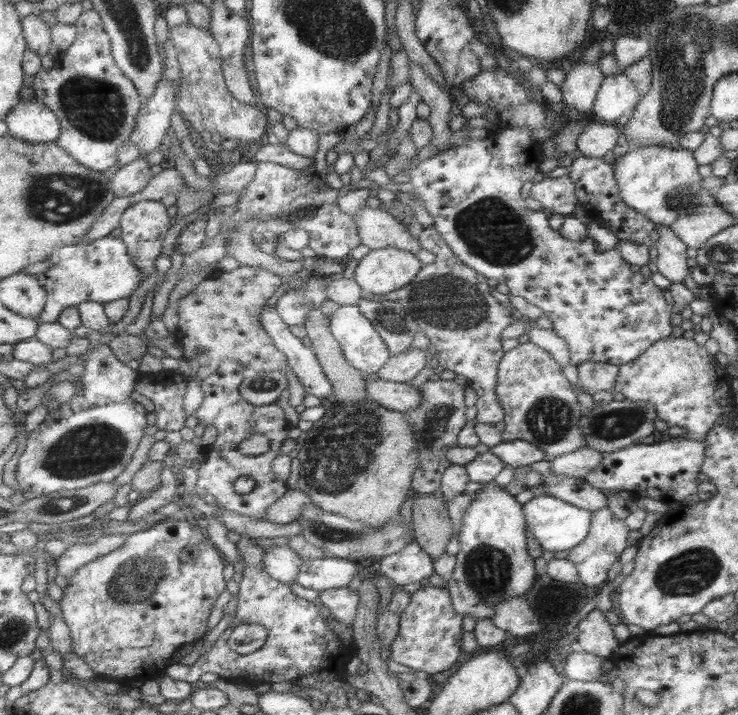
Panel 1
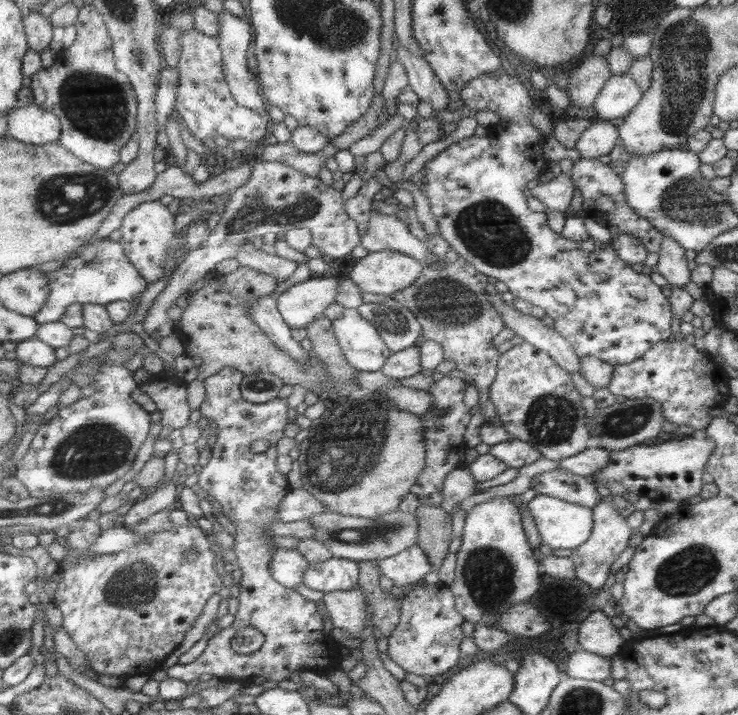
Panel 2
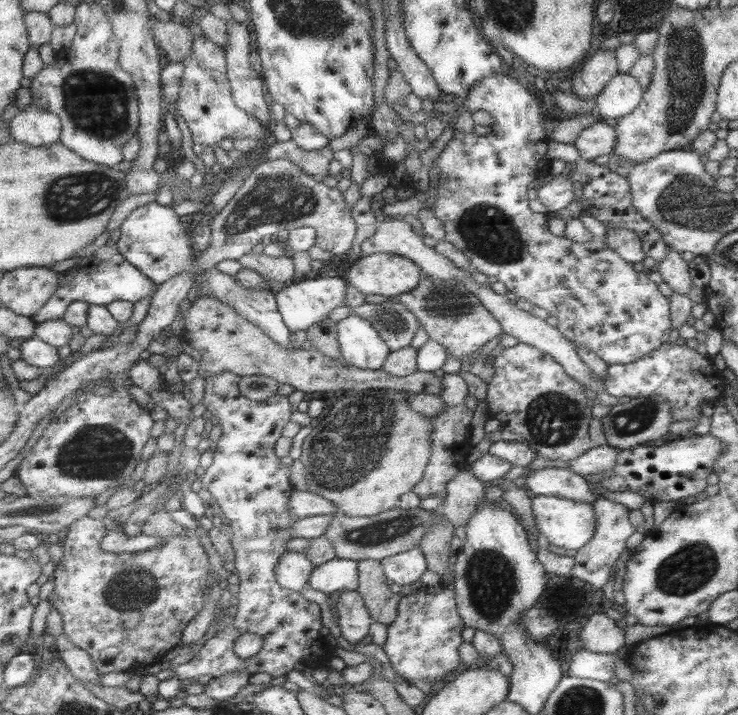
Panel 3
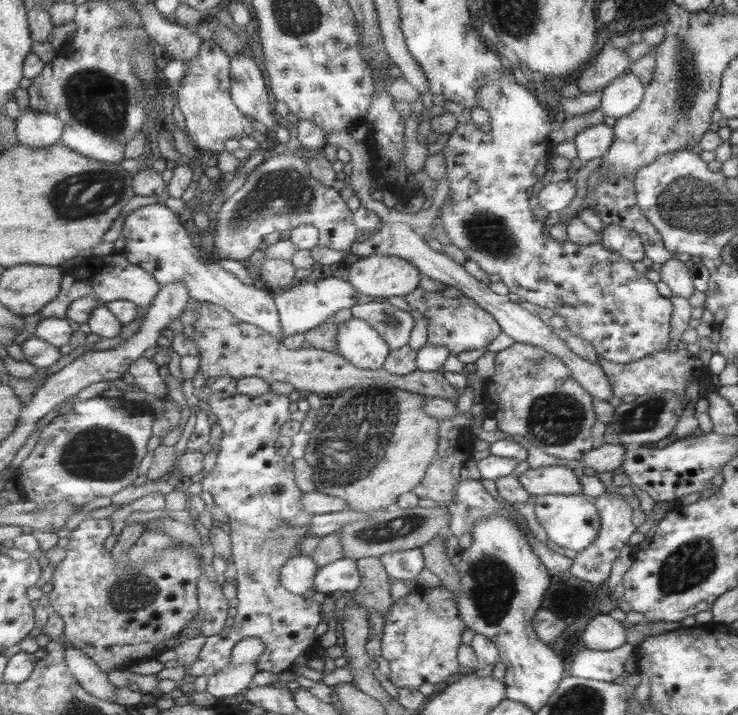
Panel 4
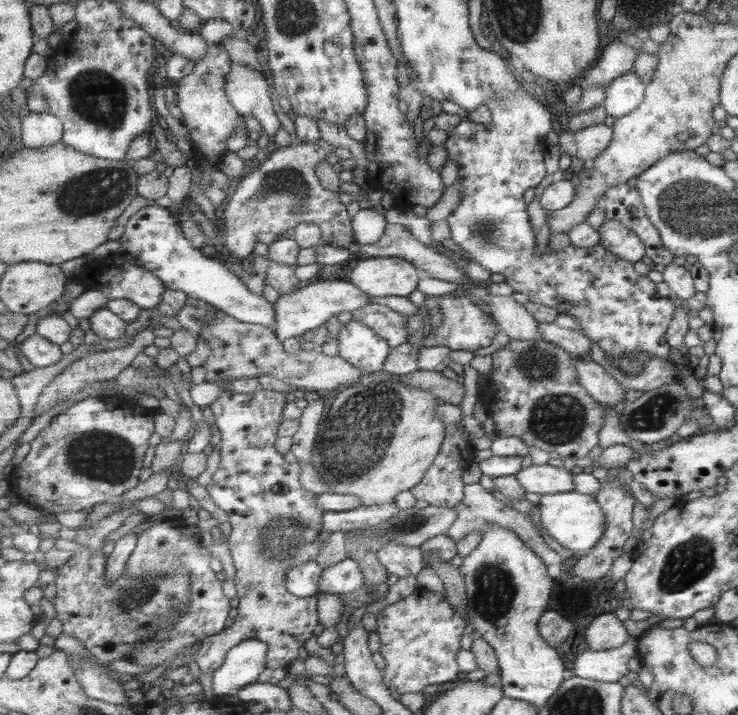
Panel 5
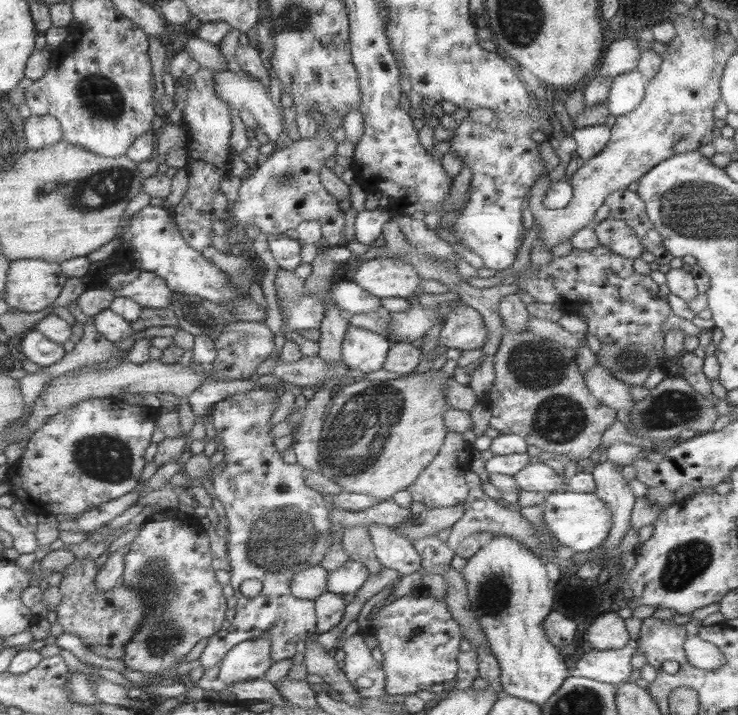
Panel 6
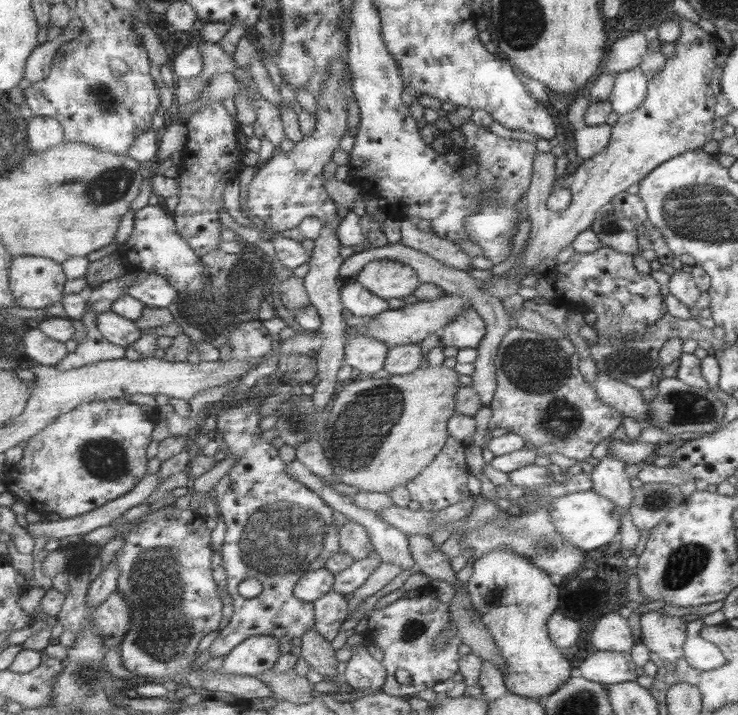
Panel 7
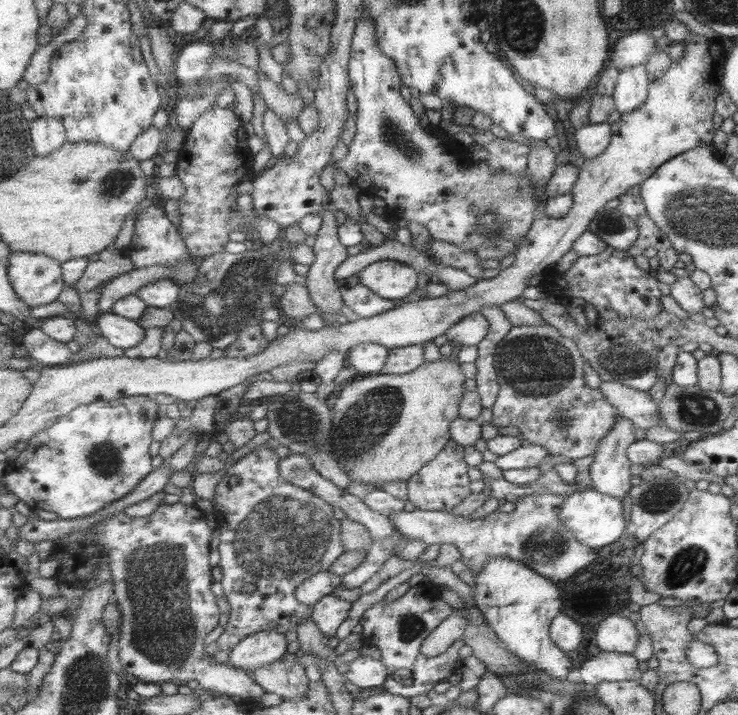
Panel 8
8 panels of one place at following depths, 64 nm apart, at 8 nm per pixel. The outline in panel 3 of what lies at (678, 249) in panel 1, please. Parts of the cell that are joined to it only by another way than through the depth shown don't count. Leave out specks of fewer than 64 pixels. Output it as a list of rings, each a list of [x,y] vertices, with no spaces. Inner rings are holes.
[[[667,248],[667,253],[659,261],[657,272],[673,293],[687,294],[692,285],[688,268],[689,263],[681,259],[680,252]]]

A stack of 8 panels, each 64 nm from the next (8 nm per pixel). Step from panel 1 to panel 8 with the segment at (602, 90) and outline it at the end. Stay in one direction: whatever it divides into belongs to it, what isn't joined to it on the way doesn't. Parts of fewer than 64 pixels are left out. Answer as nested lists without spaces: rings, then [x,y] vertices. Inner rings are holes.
[[[643,65],[623,68],[618,73],[613,93],[610,95],[614,110],[624,115],[642,106],[648,94],[649,82]]]

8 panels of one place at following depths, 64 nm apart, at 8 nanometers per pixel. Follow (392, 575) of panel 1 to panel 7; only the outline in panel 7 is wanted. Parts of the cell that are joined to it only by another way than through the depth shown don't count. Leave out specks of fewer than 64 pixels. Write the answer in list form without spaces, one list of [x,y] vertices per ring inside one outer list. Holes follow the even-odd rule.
[[[298,457],[291,462],[287,462],[289,473],[299,479],[301,483],[307,485],[310,489],[317,492],[317,494],[323,497],[323,500],[337,512],[341,512],[347,519],[357,522],[362,526],[367,528],[371,542],[373,542],[374,548],[376,549],[375,553],[380,555],[383,563],[392,563],[393,565],[398,565],[403,571],[404,570],[417,570],[417,565],[415,558],[410,550],[410,537],[402,532],[399,528],[392,526],[388,521],[382,520],[377,516],[377,512],[363,508],[363,506],[355,506],[353,504],[353,495],[349,496],[347,494],[339,494],[329,486],[327,483],[321,482],[321,476],[313,474]]]

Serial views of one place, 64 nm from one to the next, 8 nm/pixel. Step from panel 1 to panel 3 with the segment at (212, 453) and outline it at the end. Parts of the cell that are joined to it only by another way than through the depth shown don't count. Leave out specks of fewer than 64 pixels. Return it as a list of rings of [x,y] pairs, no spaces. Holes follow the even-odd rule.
[[[225,372],[213,375],[206,379],[203,403],[219,420],[222,435],[217,441],[213,462],[205,470],[200,478],[202,488],[207,489],[211,496],[219,504],[223,516],[231,522],[231,544],[235,551],[235,573],[240,578],[238,593],[238,613],[234,622],[224,625],[213,637],[207,640],[197,655],[186,664],[172,667],[176,678],[187,680],[198,679],[199,676],[209,675],[212,678],[225,674],[248,673],[249,675],[268,673],[273,678],[287,677],[297,664],[302,663],[308,667],[319,668],[317,665],[329,663],[334,657],[331,652],[336,646],[329,645],[326,632],[323,627],[321,606],[307,600],[303,594],[284,588],[276,578],[277,564],[280,564],[281,556],[287,552],[287,541],[293,538],[290,527],[299,519],[293,517],[291,502],[293,491],[297,490],[291,484],[293,474],[291,468],[281,464],[280,457],[275,454],[275,442],[283,436],[283,428],[292,420],[295,407],[289,402],[288,395],[273,394],[267,400],[251,400],[243,396],[240,391],[241,375],[233,372]],[[245,633],[255,633],[263,637],[264,647],[254,658],[242,660],[235,652],[237,639]]]

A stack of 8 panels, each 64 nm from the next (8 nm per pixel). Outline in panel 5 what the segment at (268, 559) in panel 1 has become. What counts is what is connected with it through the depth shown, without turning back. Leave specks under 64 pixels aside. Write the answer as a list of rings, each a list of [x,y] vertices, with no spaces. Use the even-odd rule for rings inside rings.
[[[309,560],[291,568],[287,577],[289,592],[300,598],[319,596],[319,584],[325,570],[316,560]]]

